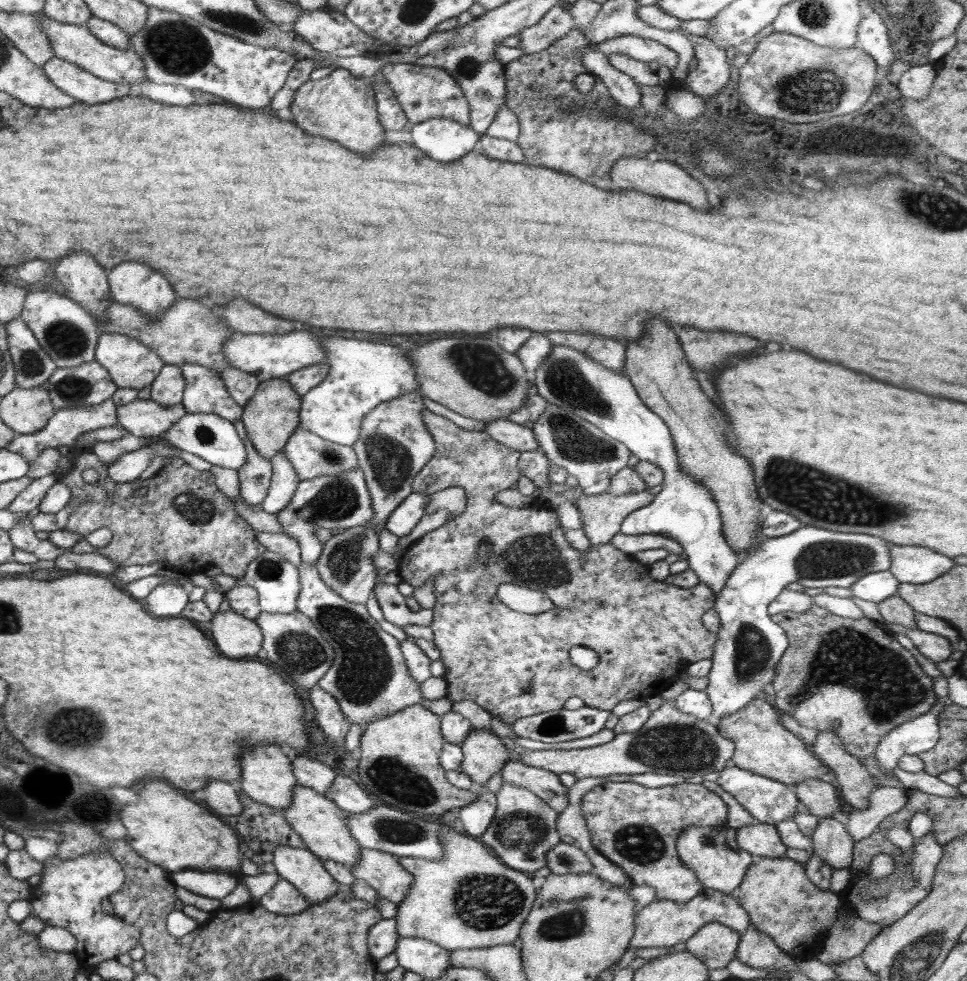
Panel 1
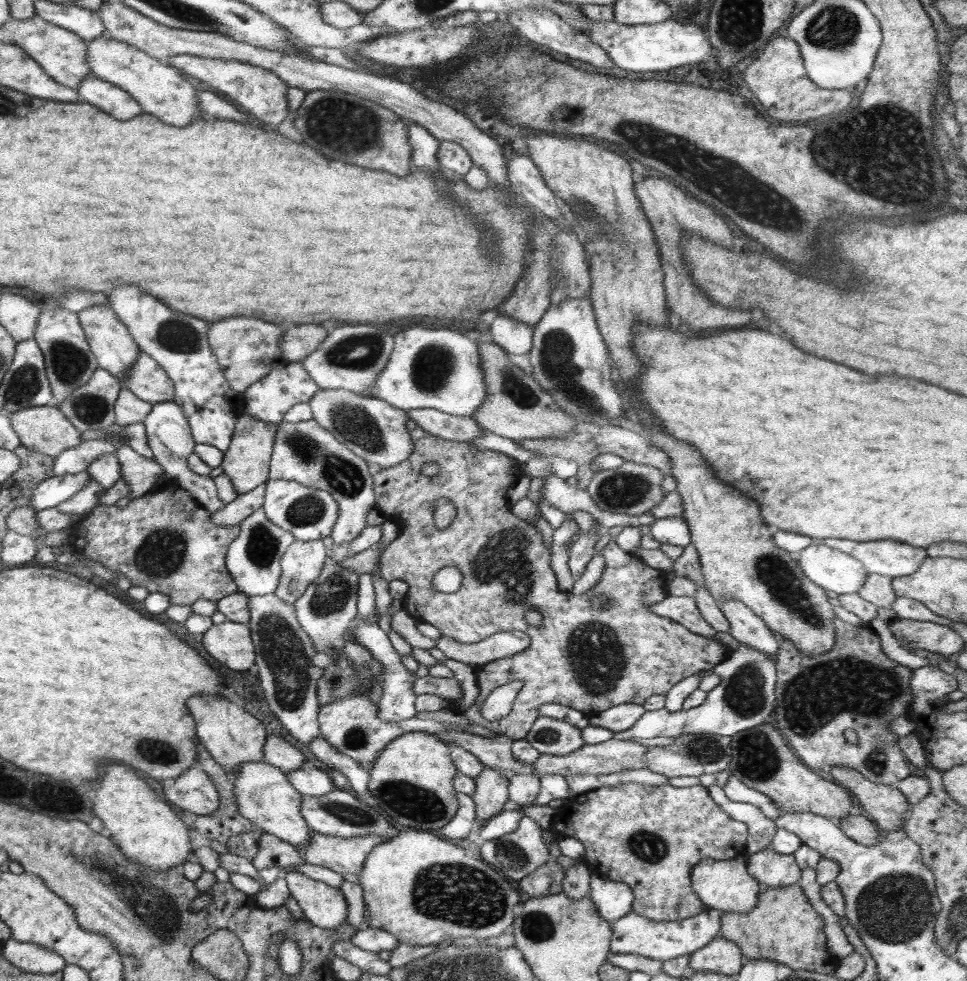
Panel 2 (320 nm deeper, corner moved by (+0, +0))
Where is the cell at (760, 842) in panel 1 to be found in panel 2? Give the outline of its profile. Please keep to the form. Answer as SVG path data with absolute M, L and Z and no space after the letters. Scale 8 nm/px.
M771 848L747 857L748 874L762 886L772 888L797 883L801 877L801 868L797 864L794 855L780 854Z

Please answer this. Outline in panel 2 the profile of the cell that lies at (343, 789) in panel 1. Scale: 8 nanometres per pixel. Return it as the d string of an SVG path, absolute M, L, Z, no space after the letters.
M312 762L304 763L299 769L290 771L288 781L302 796L324 796L334 792L334 783L326 771L318 769Z

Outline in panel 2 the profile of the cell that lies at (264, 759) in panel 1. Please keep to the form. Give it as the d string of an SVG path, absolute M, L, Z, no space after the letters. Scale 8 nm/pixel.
M192 696L186 706L190 706L188 710L196 720L196 734L200 745L228 774L235 773L242 763L264 760L264 744L268 735L262 722L251 713L220 696Z

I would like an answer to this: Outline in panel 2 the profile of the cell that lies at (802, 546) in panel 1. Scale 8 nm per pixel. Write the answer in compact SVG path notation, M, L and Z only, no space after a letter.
M745 644L731 651L710 672L720 676L721 681L710 692L705 701L693 709L680 709L672 712L665 707L658 710L644 711L644 715L628 730L616 733L616 740L630 740L638 738L669 737L676 738L684 734L712 734L734 736L738 732L760 727L775 709L777 668L776 658L769 654L750 648Z

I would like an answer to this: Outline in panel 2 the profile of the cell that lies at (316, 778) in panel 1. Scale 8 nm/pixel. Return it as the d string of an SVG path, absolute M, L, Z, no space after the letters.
M274 732L266 738L263 762L271 764L288 774L309 761L302 751L291 746L286 739L279 738L277 733Z

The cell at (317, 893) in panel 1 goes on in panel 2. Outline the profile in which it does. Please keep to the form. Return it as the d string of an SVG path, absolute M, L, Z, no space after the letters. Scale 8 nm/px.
M298 871L285 873L290 894L314 926L334 929L347 920L347 900L339 887L310 878Z

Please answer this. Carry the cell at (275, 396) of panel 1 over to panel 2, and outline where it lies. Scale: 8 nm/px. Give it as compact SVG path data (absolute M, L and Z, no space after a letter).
M249 414L242 415L236 421L236 428L231 436L232 440L228 450L224 452L221 467L223 473L229 476L238 494L250 492L257 486L265 484L269 479L269 464L277 430L277 424L262 422Z

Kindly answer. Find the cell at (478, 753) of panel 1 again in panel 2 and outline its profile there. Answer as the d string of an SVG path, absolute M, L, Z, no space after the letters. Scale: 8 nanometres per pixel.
M487 767L476 776L475 792L472 795L475 802L476 821L490 820L504 808L508 802L509 779L502 776L496 768Z

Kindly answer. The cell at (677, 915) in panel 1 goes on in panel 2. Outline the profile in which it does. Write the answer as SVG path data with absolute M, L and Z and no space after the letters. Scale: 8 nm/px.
M707 908L696 916L682 920L664 920L654 922L641 914L631 911L626 916L611 921L613 935L609 944L611 953L637 954L647 956L652 960L667 961L680 956L690 955L696 950L704 948L711 940L714 940L720 932L720 919L723 911L715 908Z

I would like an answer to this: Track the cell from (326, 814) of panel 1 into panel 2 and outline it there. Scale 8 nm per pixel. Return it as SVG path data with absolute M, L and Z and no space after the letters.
M266 762L242 763L234 773L234 797L238 812L252 821L263 832L277 836L280 840L296 847L309 843L313 831L300 812L303 796L288 781L288 776L279 768Z

